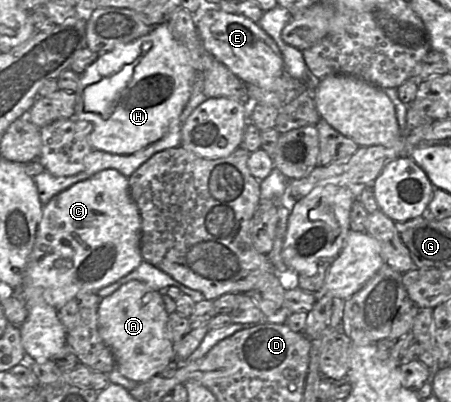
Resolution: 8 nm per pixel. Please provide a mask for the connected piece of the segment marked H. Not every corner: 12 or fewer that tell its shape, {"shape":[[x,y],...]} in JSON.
{"shape":[[168,23],[100,54],[70,118],[135,153],[179,120],[189,49]]}

